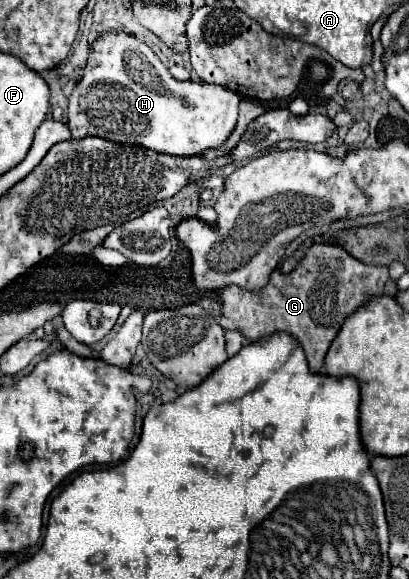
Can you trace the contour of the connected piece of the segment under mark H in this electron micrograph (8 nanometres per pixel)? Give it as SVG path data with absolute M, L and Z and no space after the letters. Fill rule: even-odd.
M102 32L90 44L84 76L68 100L72 138L100 136L174 156L194 156L206 148L218 148L234 130L240 102L238 94L228 88L176 80L150 46L126 32Z

